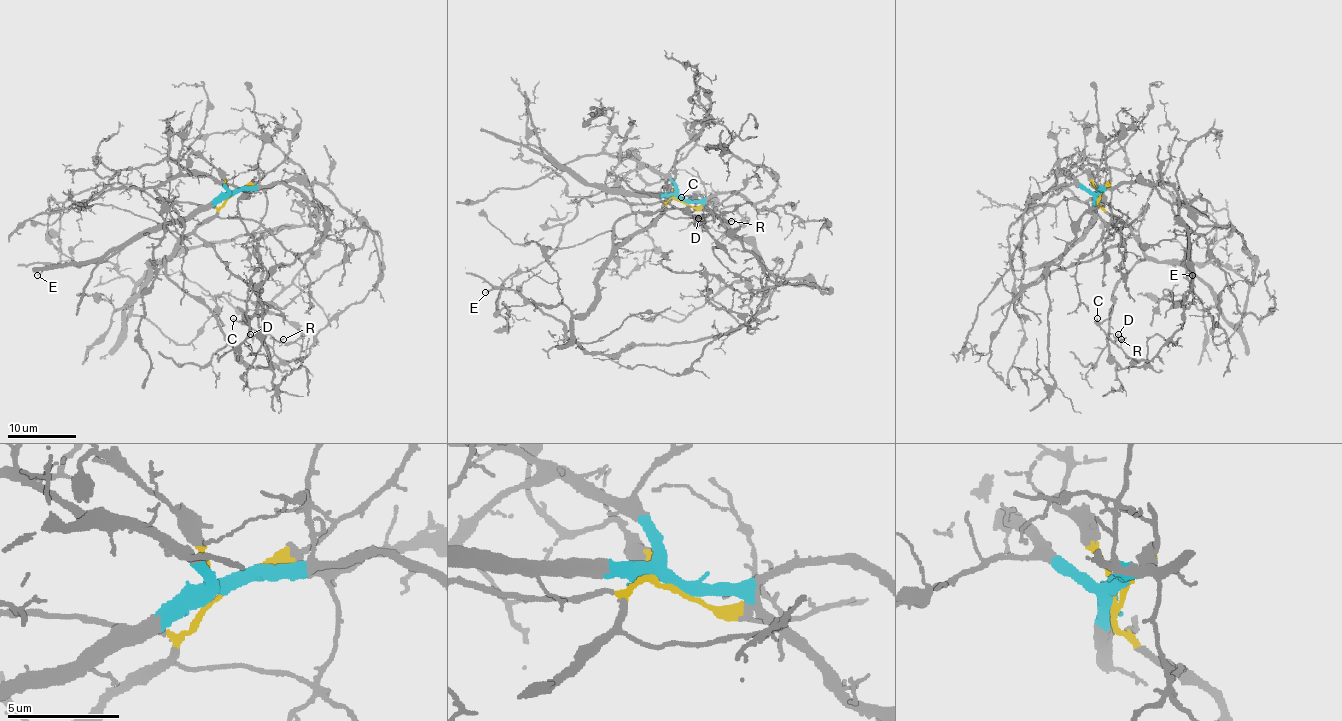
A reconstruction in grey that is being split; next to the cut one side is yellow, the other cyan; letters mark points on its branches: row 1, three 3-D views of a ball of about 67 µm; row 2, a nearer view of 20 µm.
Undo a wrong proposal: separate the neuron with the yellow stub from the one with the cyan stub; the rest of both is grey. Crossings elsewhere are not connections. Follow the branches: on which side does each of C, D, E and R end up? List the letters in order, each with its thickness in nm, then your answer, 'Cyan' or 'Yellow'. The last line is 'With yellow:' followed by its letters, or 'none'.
C: Thickness 100 nm. Cyan
D: Thickness 110 nm. Cyan
E: Thickness 120 nm. Yellow
R: Thickness 110 nm. Cyan
With yellow: E

